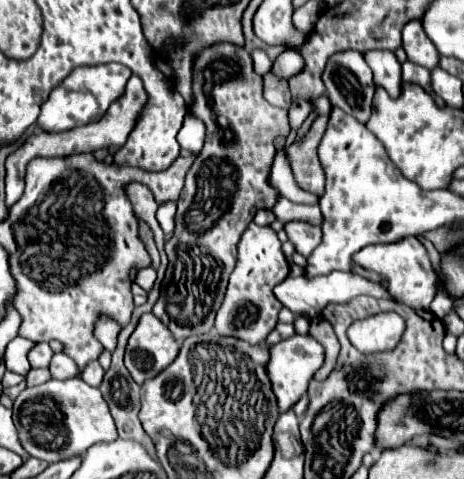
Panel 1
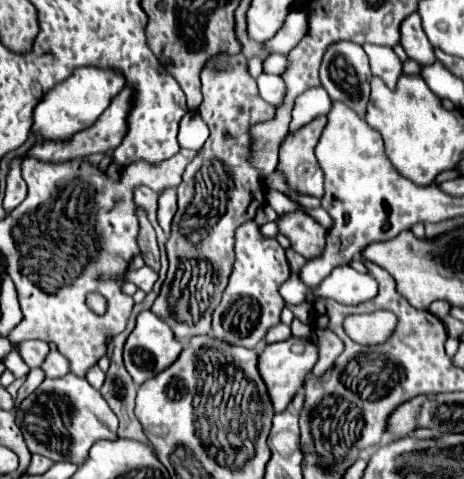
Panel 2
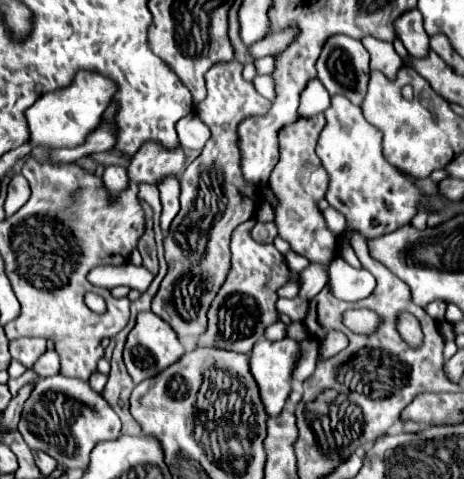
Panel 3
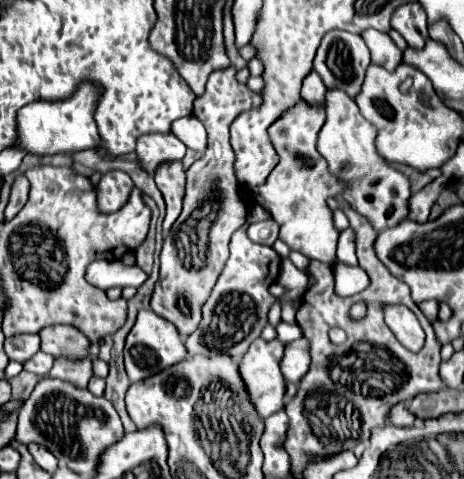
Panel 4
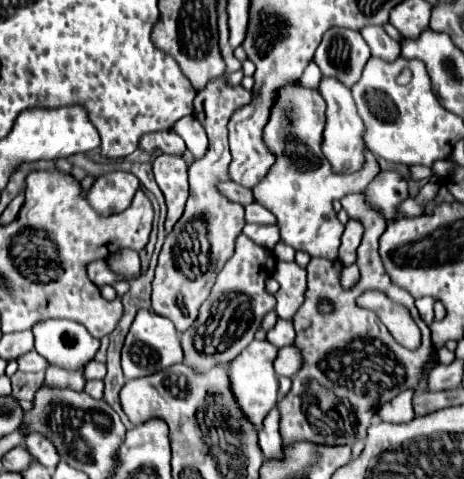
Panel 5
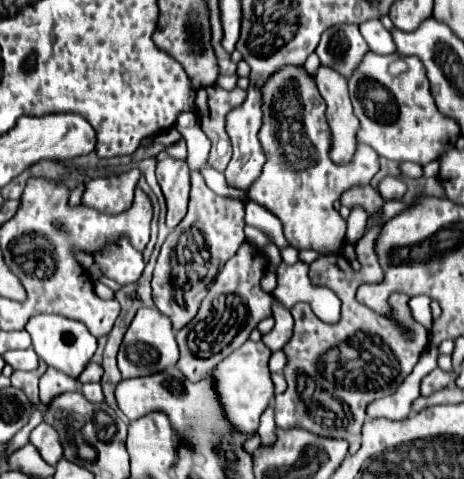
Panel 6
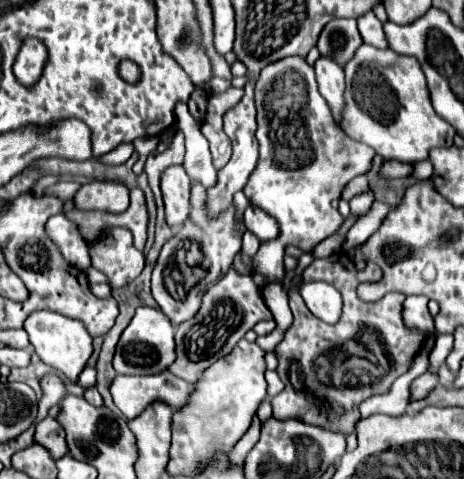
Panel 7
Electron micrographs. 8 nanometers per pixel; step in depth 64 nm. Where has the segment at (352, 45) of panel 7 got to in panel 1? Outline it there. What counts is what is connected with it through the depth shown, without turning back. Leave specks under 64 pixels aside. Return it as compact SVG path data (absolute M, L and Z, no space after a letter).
M338 52L332 56L328 62L328 68L324 70L324 84L326 84L326 94L332 106L342 108L346 114L354 116L358 122L366 124L370 114L372 114L372 96L376 90L376 84L372 80L372 70L368 64L364 64L362 54L358 52Z

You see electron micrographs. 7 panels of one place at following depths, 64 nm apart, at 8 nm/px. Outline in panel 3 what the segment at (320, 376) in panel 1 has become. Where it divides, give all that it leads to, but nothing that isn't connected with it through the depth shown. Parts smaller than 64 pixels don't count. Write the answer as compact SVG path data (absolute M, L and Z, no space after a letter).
M330 330L330 332L324 336L324 340L320 342L320 348L318 348L318 362L322 362L324 358L332 358L334 354L342 352L346 346L348 346L348 338L346 338L342 332Z

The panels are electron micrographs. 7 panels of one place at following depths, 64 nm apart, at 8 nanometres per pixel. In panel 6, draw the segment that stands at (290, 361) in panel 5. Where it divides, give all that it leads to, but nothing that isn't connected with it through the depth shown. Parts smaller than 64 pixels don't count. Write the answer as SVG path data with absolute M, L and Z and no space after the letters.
M282 350L272 354L272 360L270 360L270 370L272 372L282 372L286 368L286 364L288 364L288 358L286 358L286 354Z

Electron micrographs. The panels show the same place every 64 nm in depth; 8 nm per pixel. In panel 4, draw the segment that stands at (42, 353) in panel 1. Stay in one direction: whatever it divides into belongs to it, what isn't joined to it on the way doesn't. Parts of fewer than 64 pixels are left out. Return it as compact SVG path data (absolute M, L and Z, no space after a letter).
M32 334L12 336L12 338L6 338L4 348L6 348L10 360L24 364L26 360L30 360L40 350L40 336L32 336Z

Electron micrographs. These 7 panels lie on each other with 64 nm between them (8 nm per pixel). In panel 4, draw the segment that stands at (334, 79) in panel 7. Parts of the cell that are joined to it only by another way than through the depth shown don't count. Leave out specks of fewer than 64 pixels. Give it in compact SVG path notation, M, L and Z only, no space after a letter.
M328 90L326 124L318 136L318 152L326 158L330 172L344 184L344 190L336 196L336 200L348 204L352 210L364 216L376 232L382 232L408 218L410 180L380 158L374 140L376 128L360 114L356 102L340 90Z

